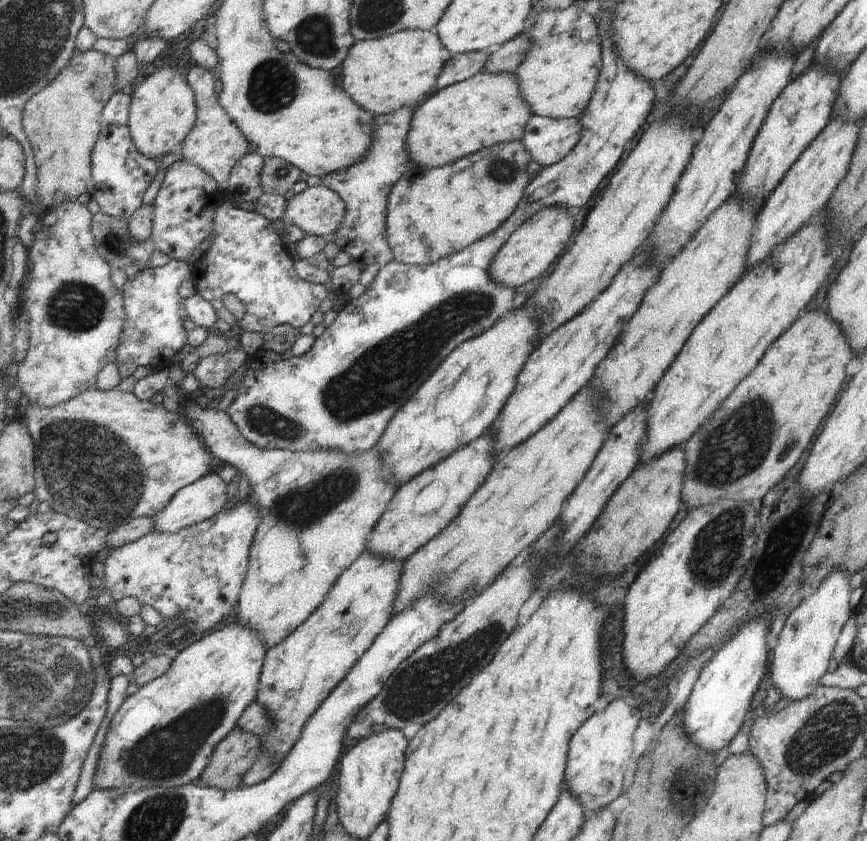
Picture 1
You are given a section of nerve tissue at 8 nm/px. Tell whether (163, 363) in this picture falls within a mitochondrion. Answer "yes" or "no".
no

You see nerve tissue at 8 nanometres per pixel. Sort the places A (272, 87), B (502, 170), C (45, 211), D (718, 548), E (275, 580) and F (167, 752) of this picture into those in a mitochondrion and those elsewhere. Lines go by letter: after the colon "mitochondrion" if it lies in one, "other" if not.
A: mitochondrion
B: mitochondrion
C: other
D: mitochondrion
E: other
F: mitochondrion

